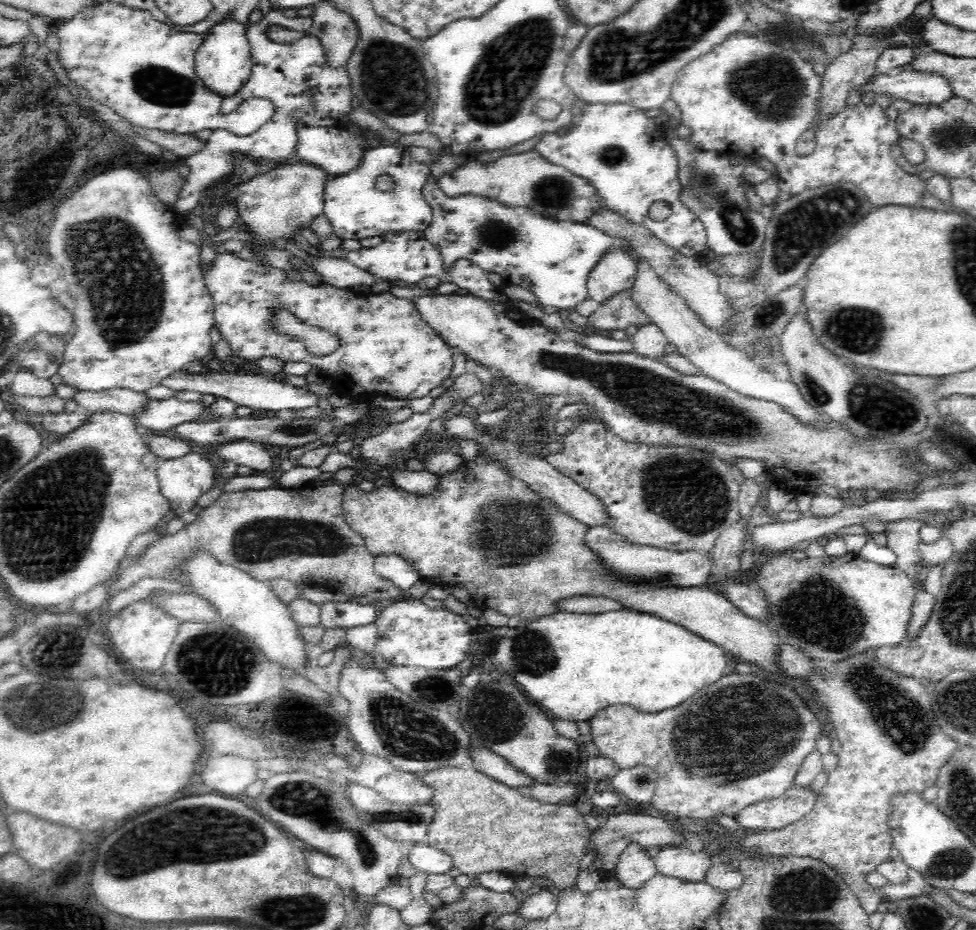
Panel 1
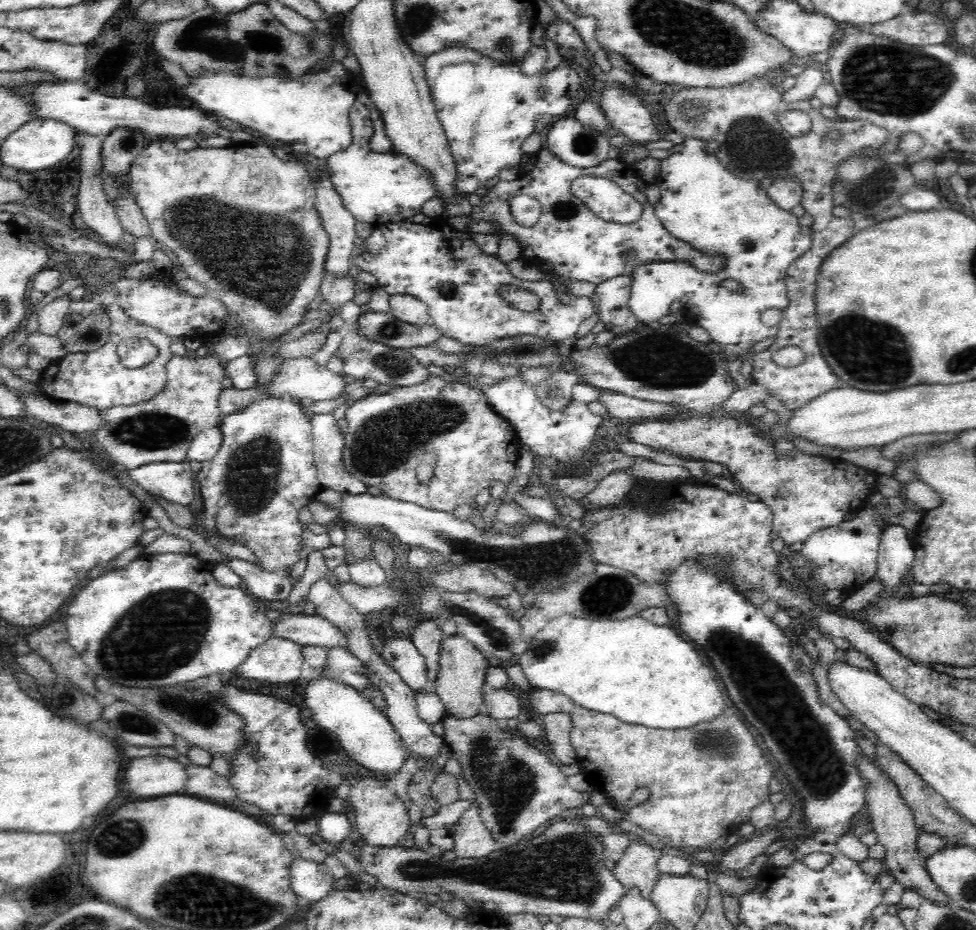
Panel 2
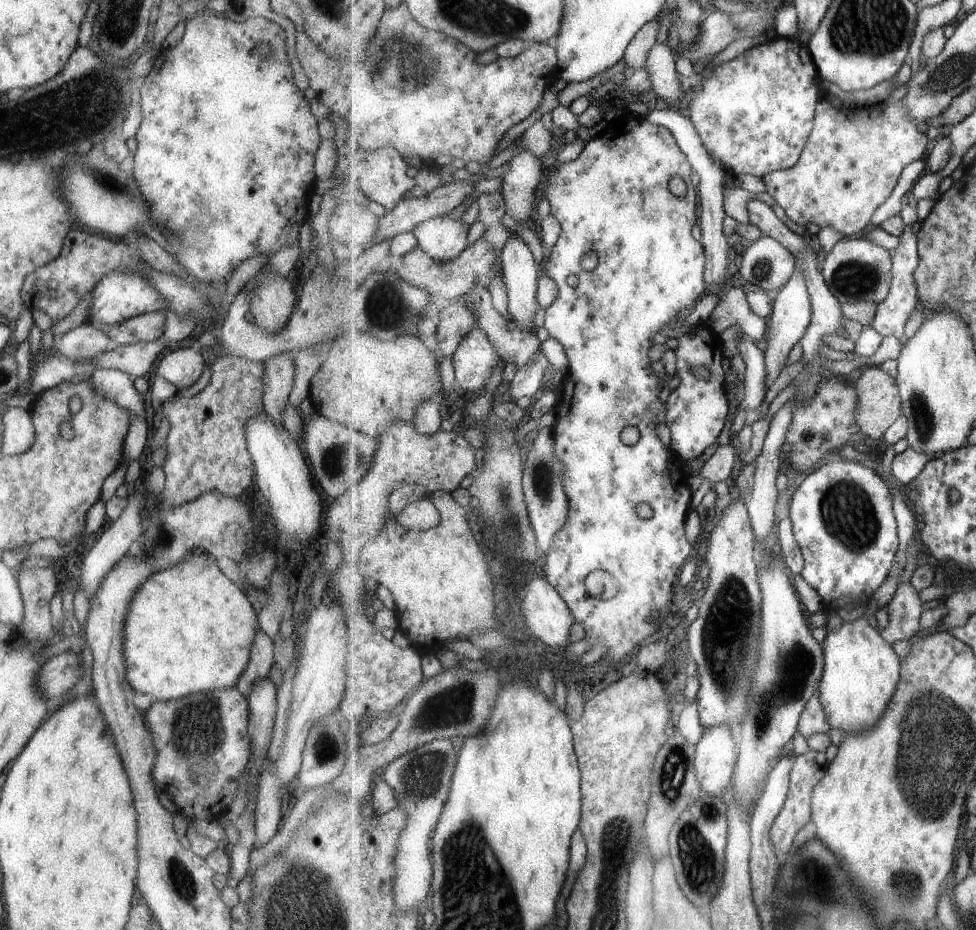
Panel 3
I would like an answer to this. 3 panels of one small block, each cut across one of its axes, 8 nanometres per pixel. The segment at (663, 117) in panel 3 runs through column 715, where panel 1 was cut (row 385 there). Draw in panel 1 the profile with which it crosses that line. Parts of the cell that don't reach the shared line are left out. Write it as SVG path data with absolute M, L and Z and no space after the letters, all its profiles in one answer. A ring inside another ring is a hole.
M184 370L172 372L170 376L162 378L160 385L166 388L172 388L175 392L199 392L200 394L212 394L212 396L231 400L236 406L248 406L248 408L256 410L267 410L270 413L285 411L290 409L304 410L318 403L318 396L312 392L308 392L306 388L296 388L290 384L282 384L272 380L272 377L256 374L221 374L219 372L188 373Z

